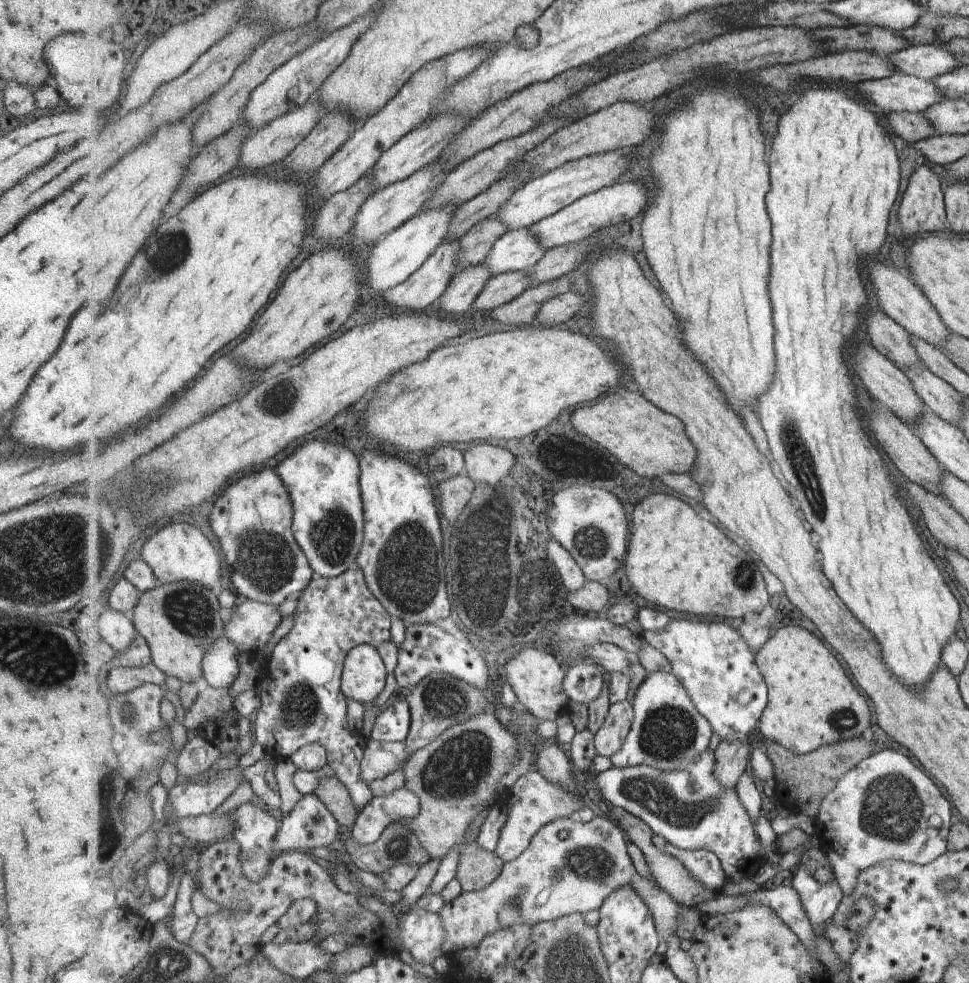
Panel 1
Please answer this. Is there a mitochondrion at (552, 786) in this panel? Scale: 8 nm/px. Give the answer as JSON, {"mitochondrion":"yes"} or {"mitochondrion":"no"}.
{"mitochondrion":"no"}

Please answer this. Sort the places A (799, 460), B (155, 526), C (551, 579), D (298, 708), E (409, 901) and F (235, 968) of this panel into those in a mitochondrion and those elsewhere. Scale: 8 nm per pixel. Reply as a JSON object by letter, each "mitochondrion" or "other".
{"A":"mitochondrion","B":"other","C":"other","D":"mitochondrion","E":"other","F":"other"}

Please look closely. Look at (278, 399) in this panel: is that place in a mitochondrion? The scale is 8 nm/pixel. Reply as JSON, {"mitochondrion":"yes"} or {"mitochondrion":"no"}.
{"mitochondrion":"yes"}

